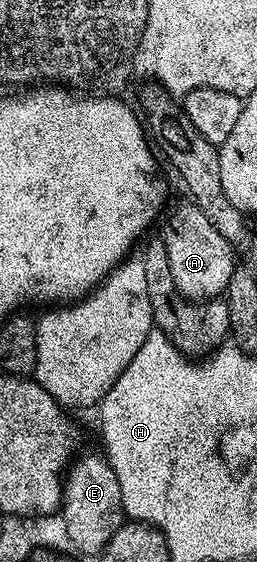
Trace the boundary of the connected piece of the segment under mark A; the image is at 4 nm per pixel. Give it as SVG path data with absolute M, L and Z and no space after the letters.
M185 201L170 215L166 223L164 242L168 253L168 269L178 294L183 299L205 301L217 299L225 292L236 270L234 247L220 237L216 225L192 201Z

